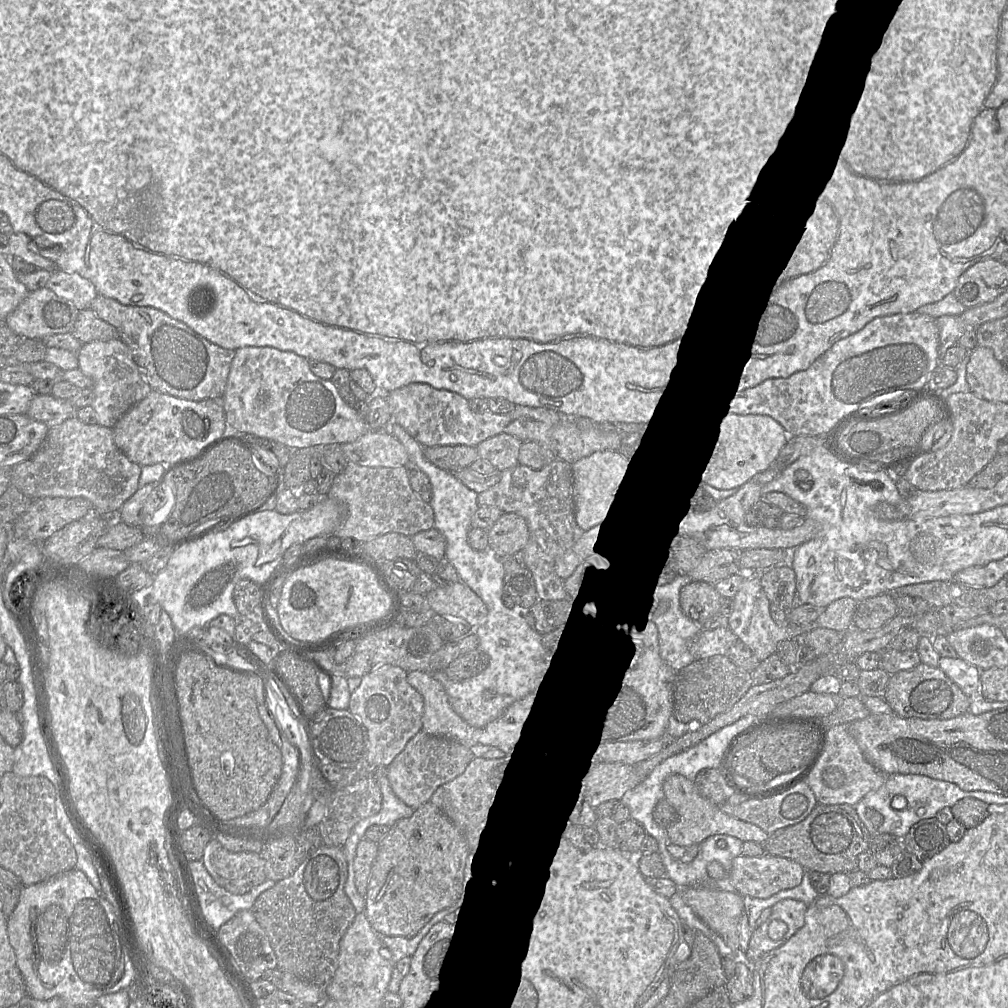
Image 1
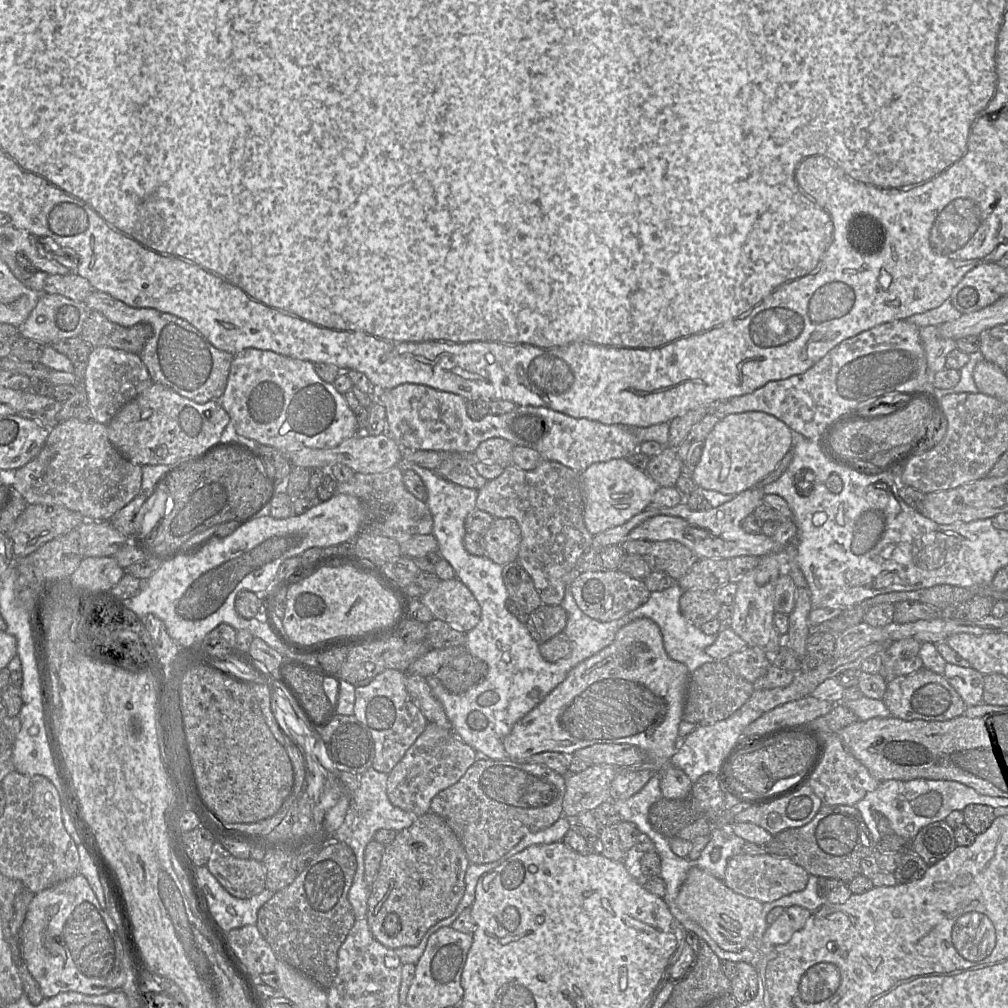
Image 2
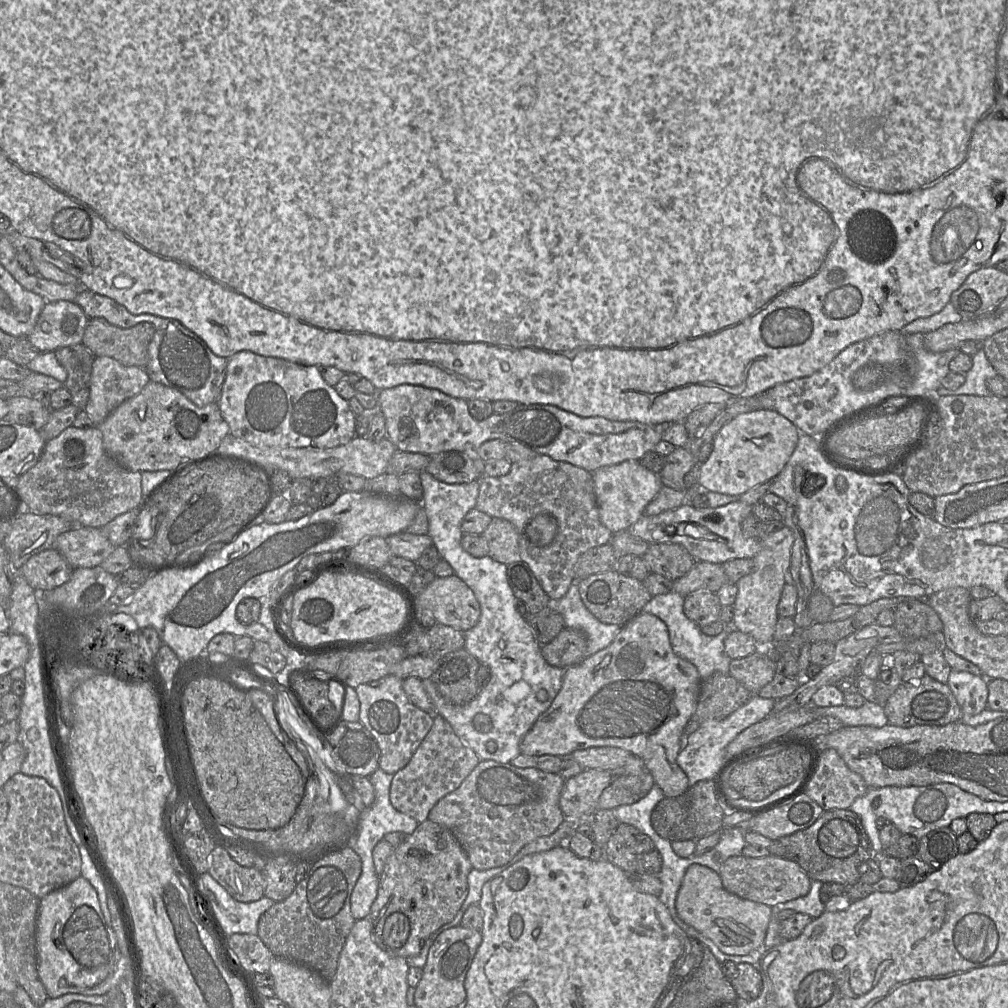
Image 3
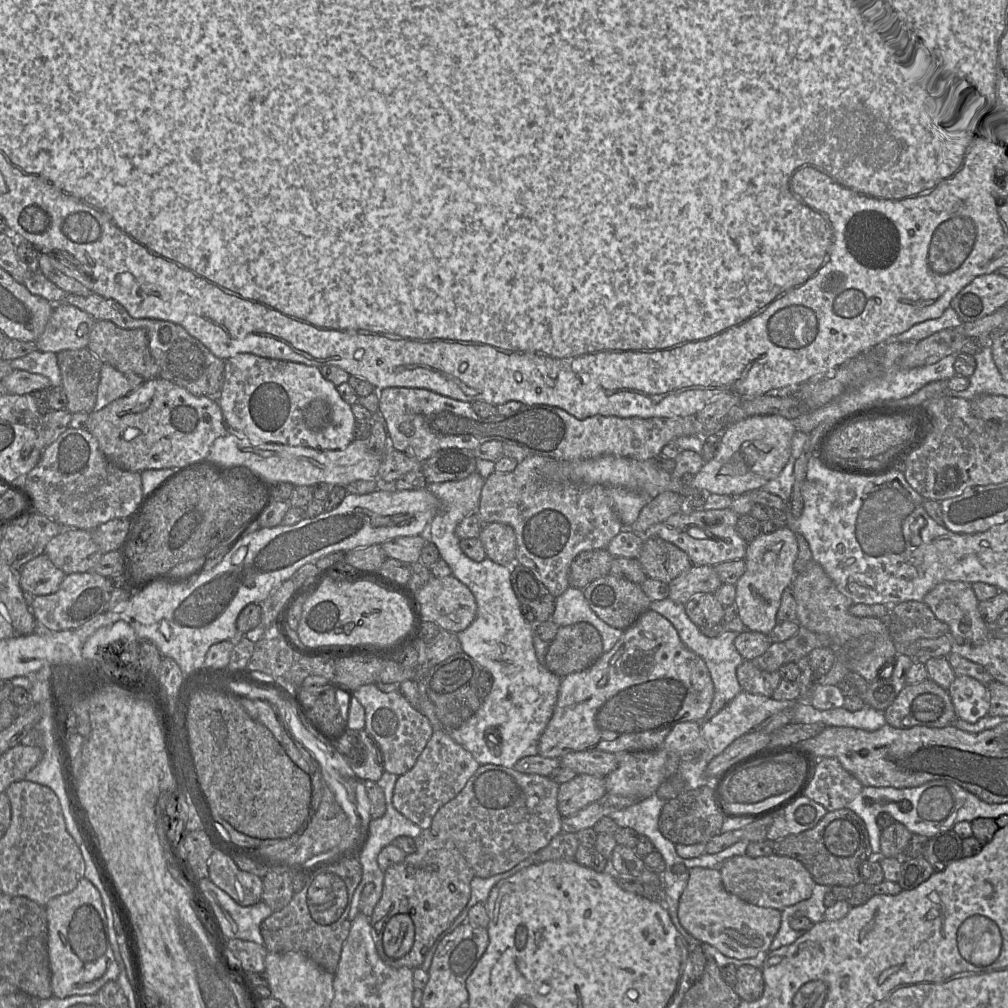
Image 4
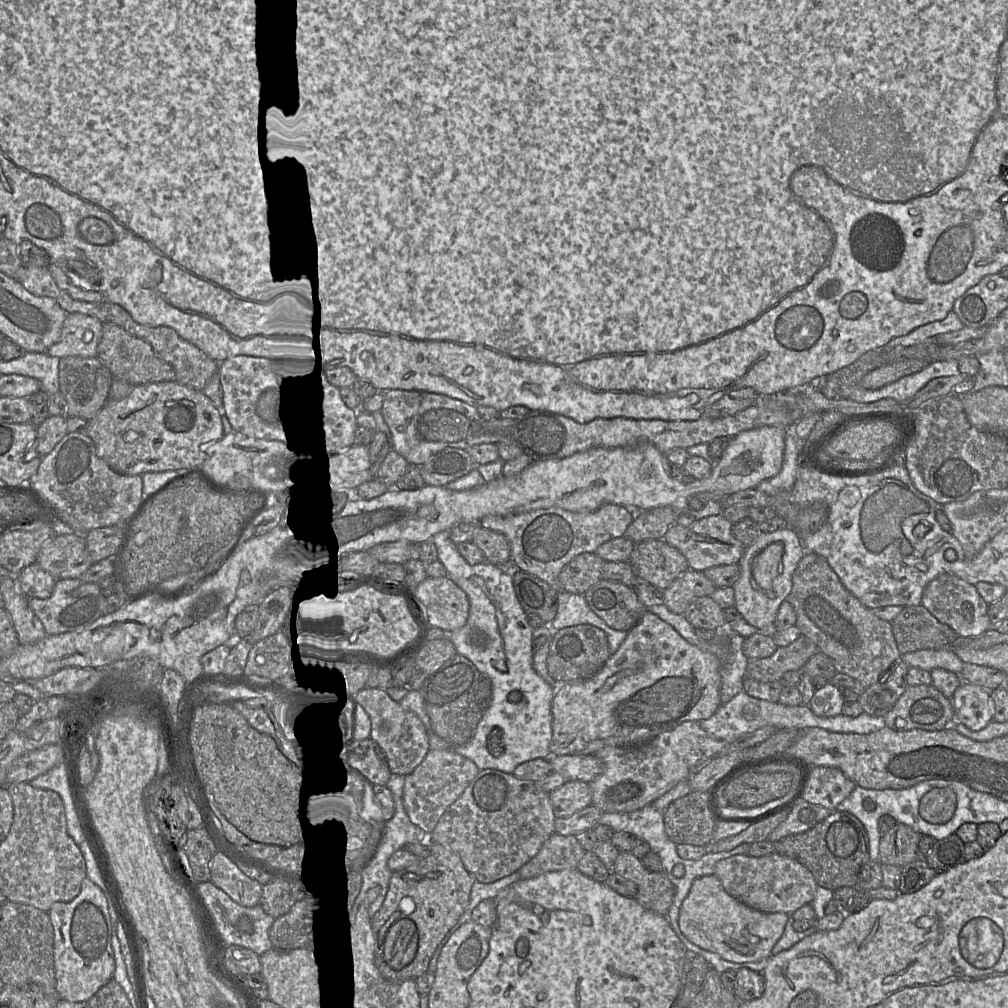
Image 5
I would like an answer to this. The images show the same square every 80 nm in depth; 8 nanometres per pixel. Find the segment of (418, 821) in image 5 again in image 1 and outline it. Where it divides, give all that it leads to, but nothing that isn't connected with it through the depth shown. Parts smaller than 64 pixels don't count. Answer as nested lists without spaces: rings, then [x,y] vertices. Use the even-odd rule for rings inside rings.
[[[421,730],[386,768],[386,775],[395,795],[416,810],[431,800],[438,787],[461,775],[473,759],[470,747]]]

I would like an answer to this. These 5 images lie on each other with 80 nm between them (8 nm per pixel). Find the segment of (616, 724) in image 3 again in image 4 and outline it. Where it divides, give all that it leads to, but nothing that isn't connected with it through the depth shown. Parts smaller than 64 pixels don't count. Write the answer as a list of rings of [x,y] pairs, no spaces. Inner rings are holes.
[[[648,609],[624,632],[613,648],[590,667],[562,678],[552,717],[538,742],[538,755],[560,759],[571,752],[653,751],[677,724],[704,720],[714,698],[714,684],[704,660],[688,649],[661,614]]]

